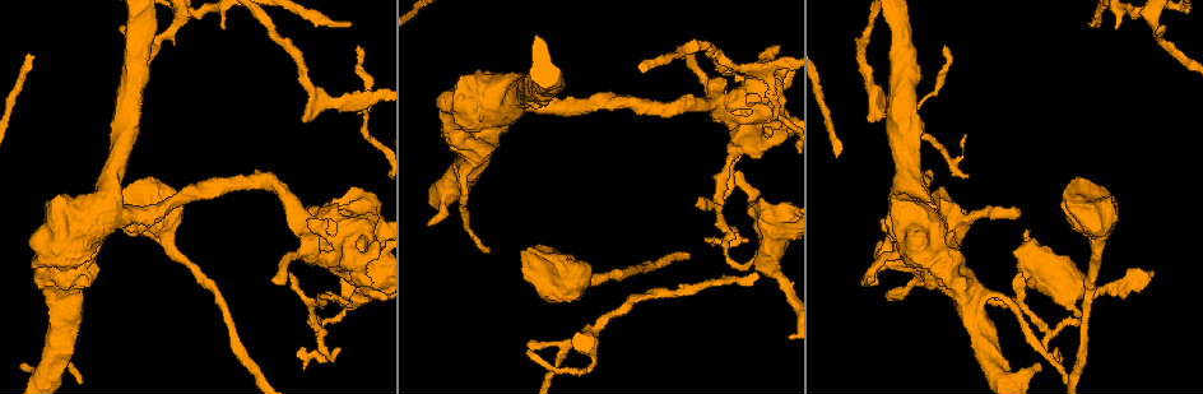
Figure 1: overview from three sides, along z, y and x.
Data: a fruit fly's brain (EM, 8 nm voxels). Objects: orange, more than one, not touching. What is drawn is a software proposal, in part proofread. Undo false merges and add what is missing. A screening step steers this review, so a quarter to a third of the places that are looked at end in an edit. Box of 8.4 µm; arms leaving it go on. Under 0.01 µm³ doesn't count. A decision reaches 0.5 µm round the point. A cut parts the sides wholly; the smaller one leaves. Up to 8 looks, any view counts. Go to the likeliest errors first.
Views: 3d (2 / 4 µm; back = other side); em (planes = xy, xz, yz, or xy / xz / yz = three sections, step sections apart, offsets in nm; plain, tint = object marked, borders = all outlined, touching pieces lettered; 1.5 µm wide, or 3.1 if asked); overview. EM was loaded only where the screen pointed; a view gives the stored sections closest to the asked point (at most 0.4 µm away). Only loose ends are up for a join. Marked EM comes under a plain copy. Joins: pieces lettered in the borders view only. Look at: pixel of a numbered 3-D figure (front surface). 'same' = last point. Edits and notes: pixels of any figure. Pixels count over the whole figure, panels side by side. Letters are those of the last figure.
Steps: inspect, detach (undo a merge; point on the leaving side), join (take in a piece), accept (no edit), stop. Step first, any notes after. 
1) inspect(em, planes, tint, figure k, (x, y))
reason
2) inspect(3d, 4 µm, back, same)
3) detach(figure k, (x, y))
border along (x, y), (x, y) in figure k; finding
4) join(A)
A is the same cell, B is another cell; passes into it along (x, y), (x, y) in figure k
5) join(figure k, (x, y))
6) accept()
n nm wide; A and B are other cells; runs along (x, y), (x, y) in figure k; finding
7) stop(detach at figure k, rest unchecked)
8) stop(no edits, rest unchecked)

inspect(em, planes, borders, figure 1, (348, 24))
thin end

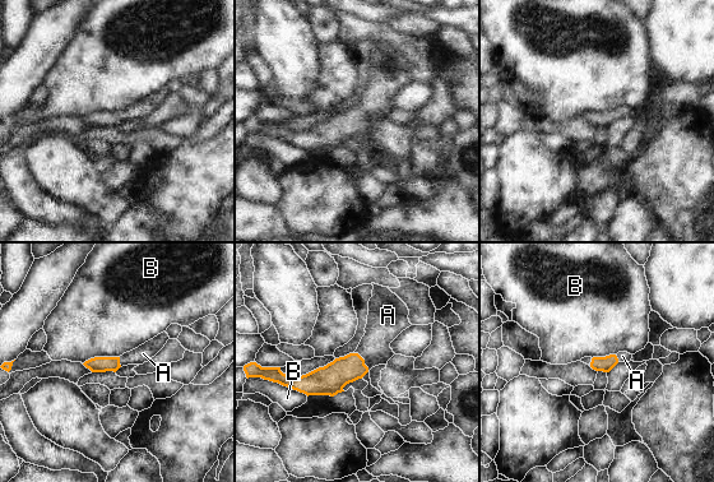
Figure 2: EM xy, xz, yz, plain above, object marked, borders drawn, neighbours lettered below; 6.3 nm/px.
join(A)
A is the same cell, B is another cell; passes into it along (329, 380), (364, 364), (381, 329) in figure 2; the neuron continues

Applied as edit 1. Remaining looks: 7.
inspect(overview)

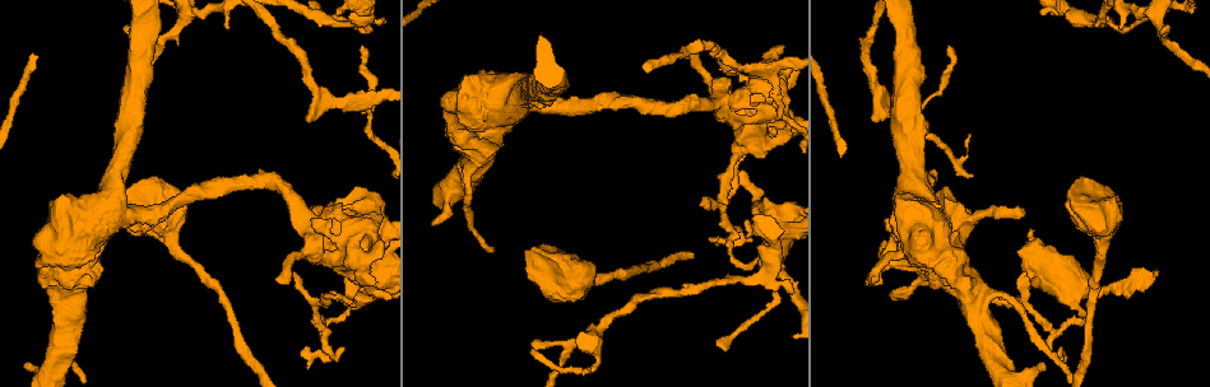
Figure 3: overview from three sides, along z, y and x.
inspect(em, xz, step 4, tint, figure 3, (431, 223))
long arm stops here

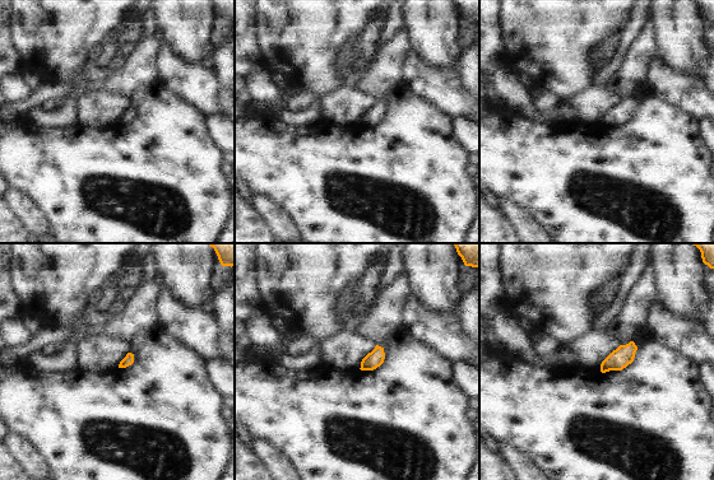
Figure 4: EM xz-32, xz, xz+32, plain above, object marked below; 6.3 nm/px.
inspect(em, planes, borders, same)

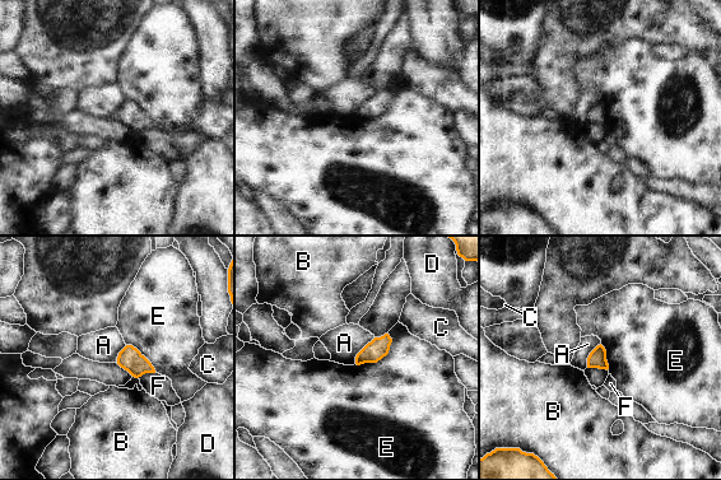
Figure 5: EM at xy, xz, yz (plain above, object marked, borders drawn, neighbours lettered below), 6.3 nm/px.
accept()
E touches over 300 nm; A, B, C, D, E and F are other cells; border along (375, 338), (357, 354), (354, 363) in figure 5; none of them fits

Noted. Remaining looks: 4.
inspect(em, planes, borders, figure 3, (763, 199))
thick end

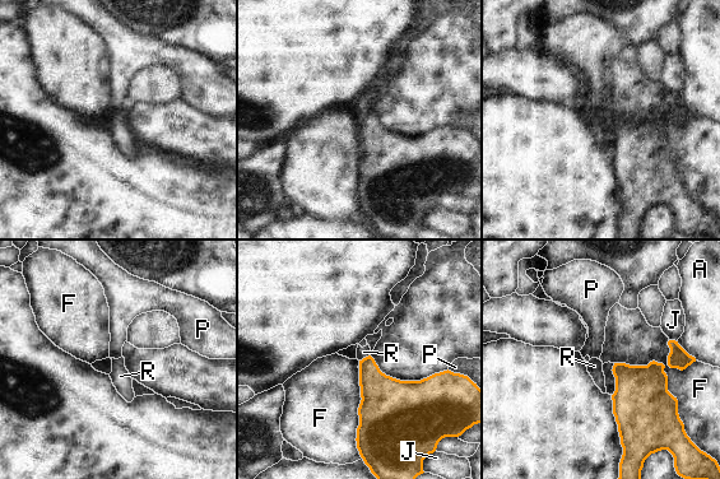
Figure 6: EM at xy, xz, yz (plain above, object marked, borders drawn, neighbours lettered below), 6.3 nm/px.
accept()
F touches over 500 nm; A, F, J, P and R are other cells; no lettered piece goes on from it

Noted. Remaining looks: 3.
stop(join at figure 2, rest unchecked)

